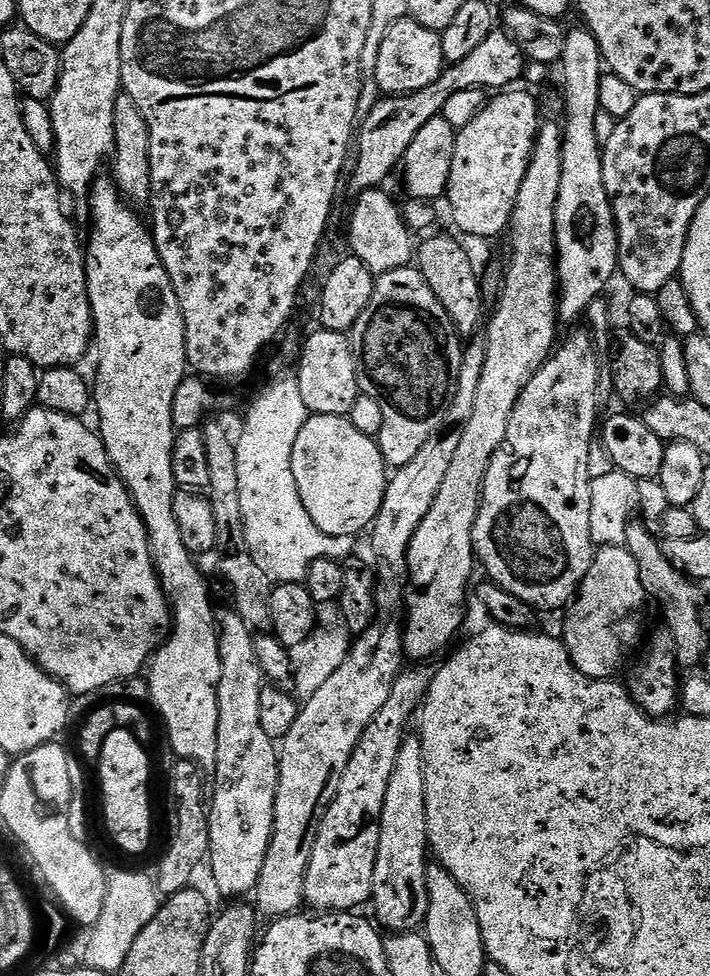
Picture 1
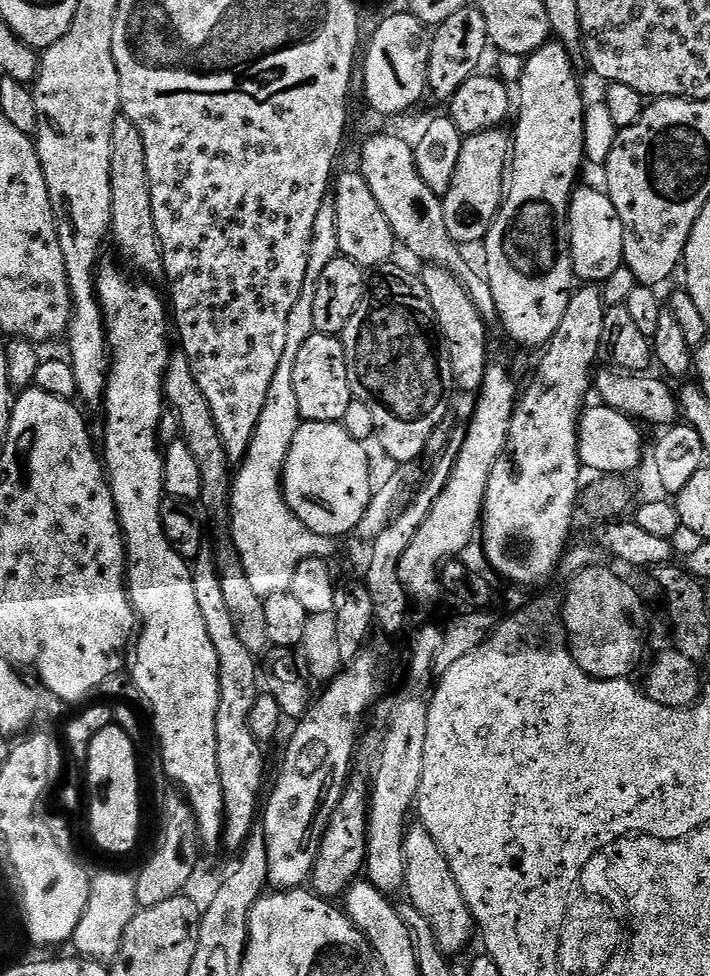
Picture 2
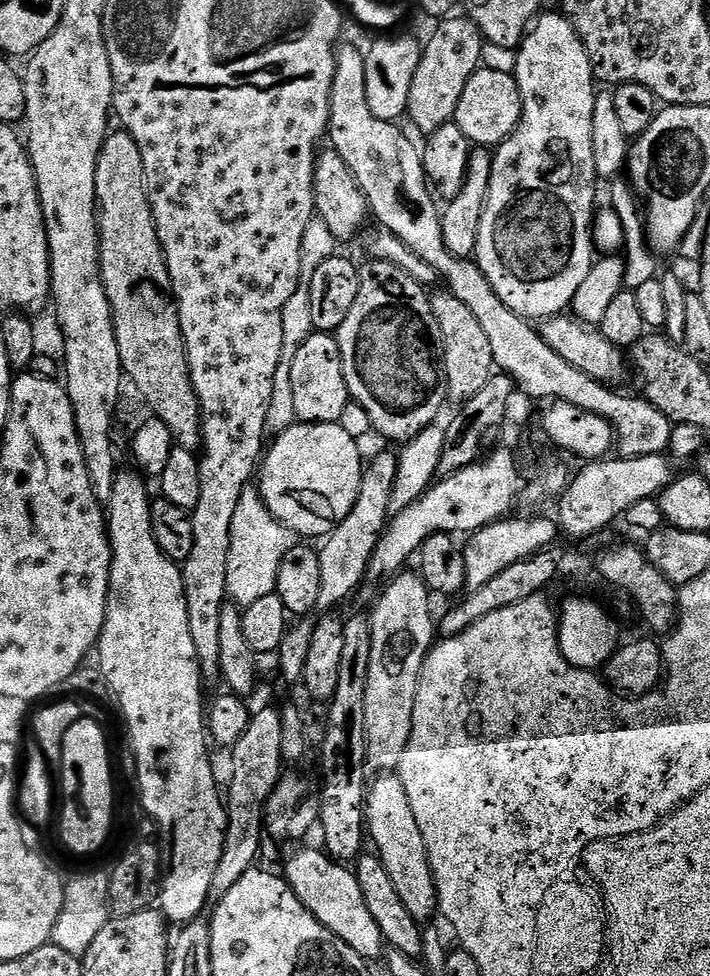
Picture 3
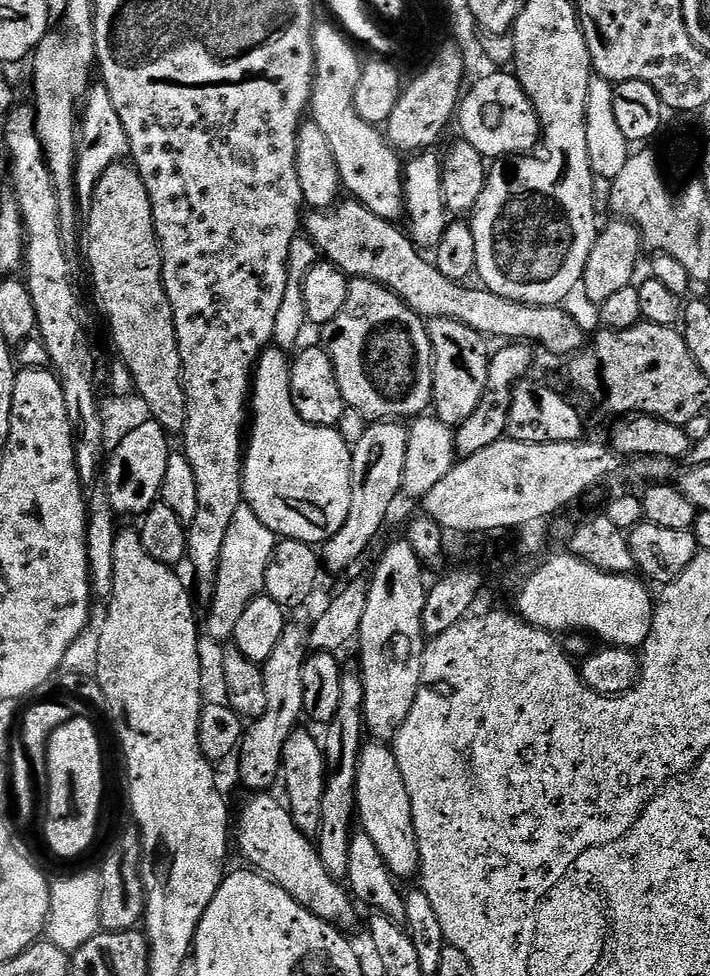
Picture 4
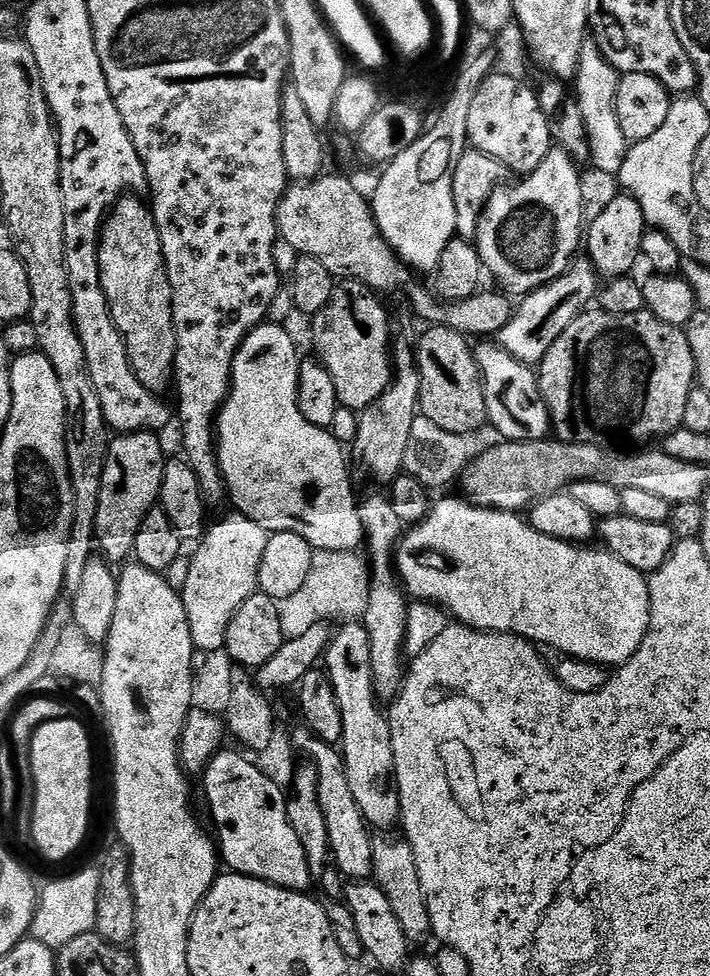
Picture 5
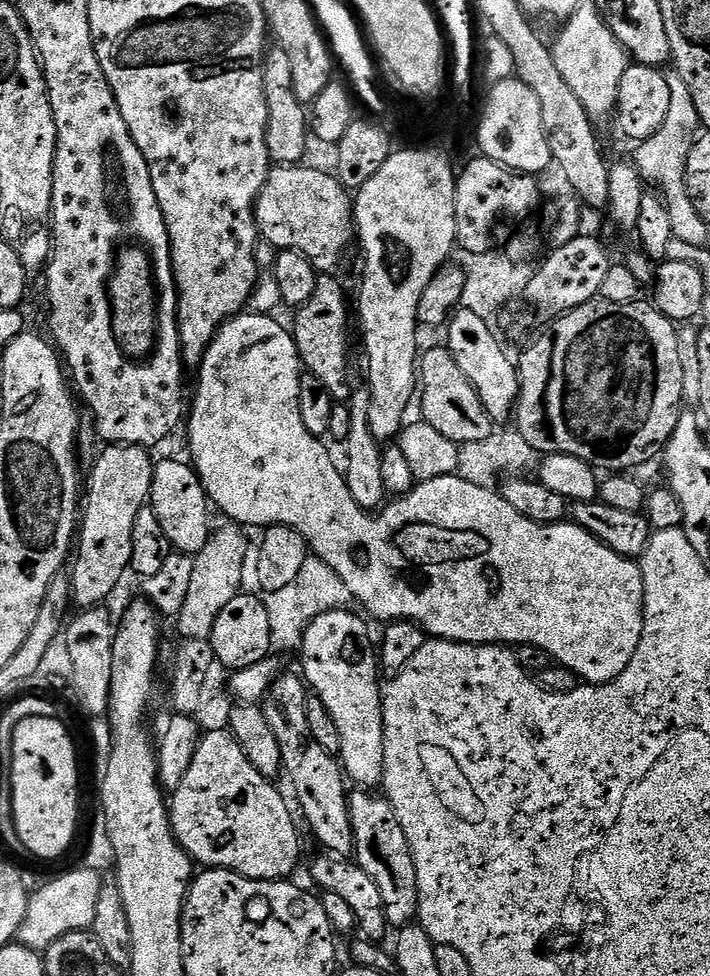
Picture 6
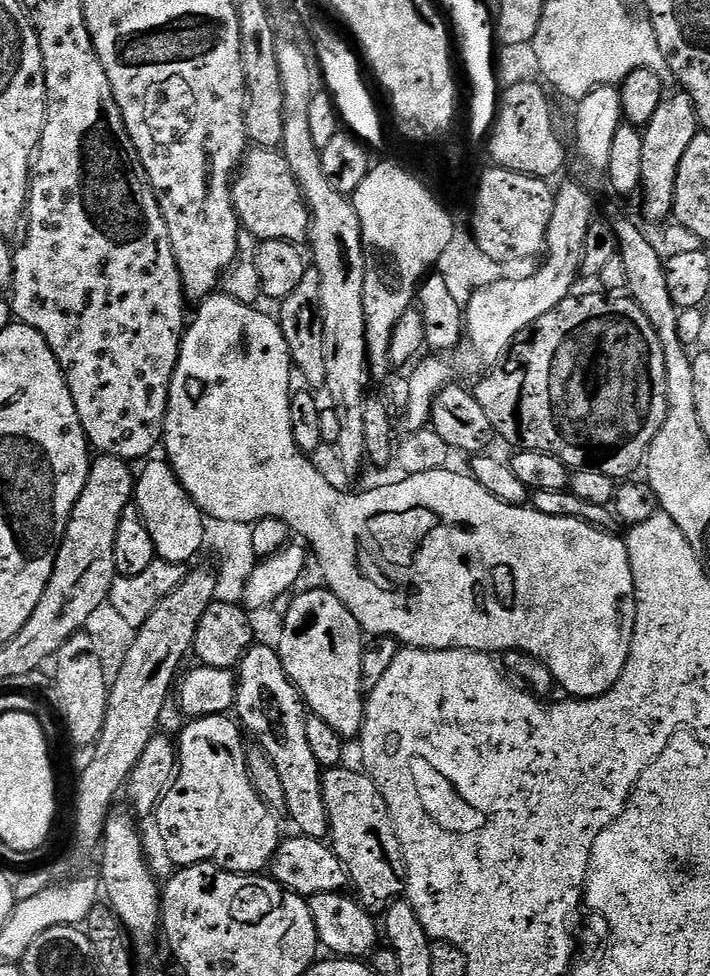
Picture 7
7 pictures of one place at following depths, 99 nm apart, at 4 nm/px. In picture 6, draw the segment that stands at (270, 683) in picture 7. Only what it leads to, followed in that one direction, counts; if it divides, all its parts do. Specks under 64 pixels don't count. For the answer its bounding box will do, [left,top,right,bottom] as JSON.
[262,674,353,858]

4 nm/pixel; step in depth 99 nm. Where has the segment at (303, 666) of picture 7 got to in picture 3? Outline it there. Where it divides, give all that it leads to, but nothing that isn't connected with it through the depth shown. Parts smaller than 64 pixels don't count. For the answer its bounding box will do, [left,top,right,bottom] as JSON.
[366,775,438,922]

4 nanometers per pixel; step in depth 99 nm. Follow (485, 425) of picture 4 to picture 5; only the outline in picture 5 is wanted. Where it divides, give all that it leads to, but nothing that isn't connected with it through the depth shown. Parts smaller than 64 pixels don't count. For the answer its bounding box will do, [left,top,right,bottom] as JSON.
[495,258,601,366]

